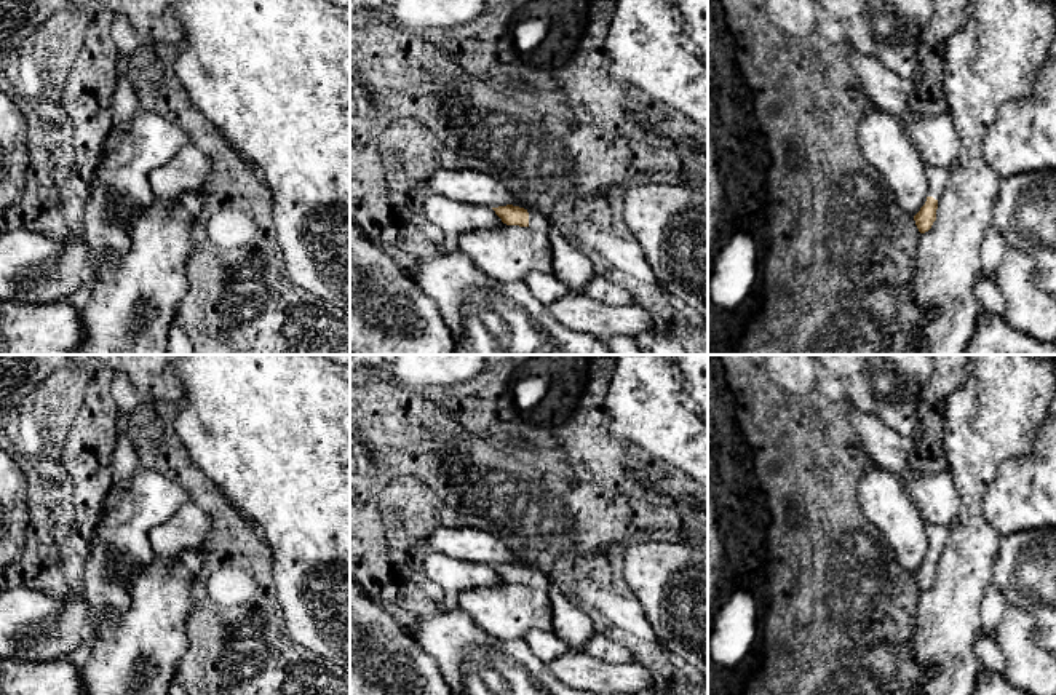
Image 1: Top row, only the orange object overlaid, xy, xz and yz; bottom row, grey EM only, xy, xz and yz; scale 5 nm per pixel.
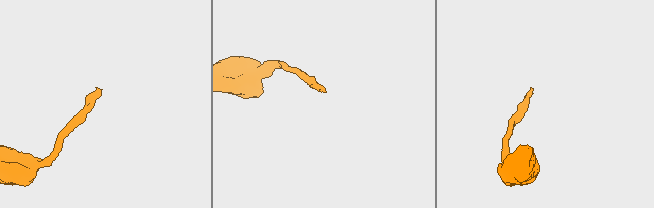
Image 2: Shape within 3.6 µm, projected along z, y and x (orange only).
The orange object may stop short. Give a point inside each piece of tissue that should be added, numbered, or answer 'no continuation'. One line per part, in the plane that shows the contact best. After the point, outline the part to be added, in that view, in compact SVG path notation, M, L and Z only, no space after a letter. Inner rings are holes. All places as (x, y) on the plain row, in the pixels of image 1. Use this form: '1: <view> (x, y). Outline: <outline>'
1: yz (936, 536). Outline: M925 524L925 530L928 538L927 554L939 558L949 538L949 527L938 524Z

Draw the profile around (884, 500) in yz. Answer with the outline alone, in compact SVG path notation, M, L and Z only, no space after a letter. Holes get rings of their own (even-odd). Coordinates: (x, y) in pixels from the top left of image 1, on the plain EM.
M867 462L856 498L863 514L885 537L899 567L915 574L927 556L928 538L901 478Z

